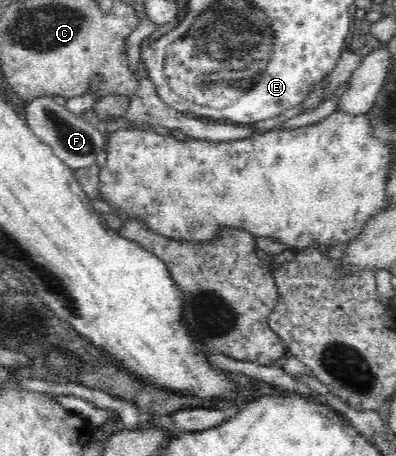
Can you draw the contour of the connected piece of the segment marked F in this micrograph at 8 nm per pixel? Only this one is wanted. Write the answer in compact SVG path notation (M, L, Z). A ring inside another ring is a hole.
M51 97L35 98L21 110L21 114L34 135L49 145L53 152L74 170L94 165L96 155L106 150L106 141L92 119L72 113L66 106L56 103Z

